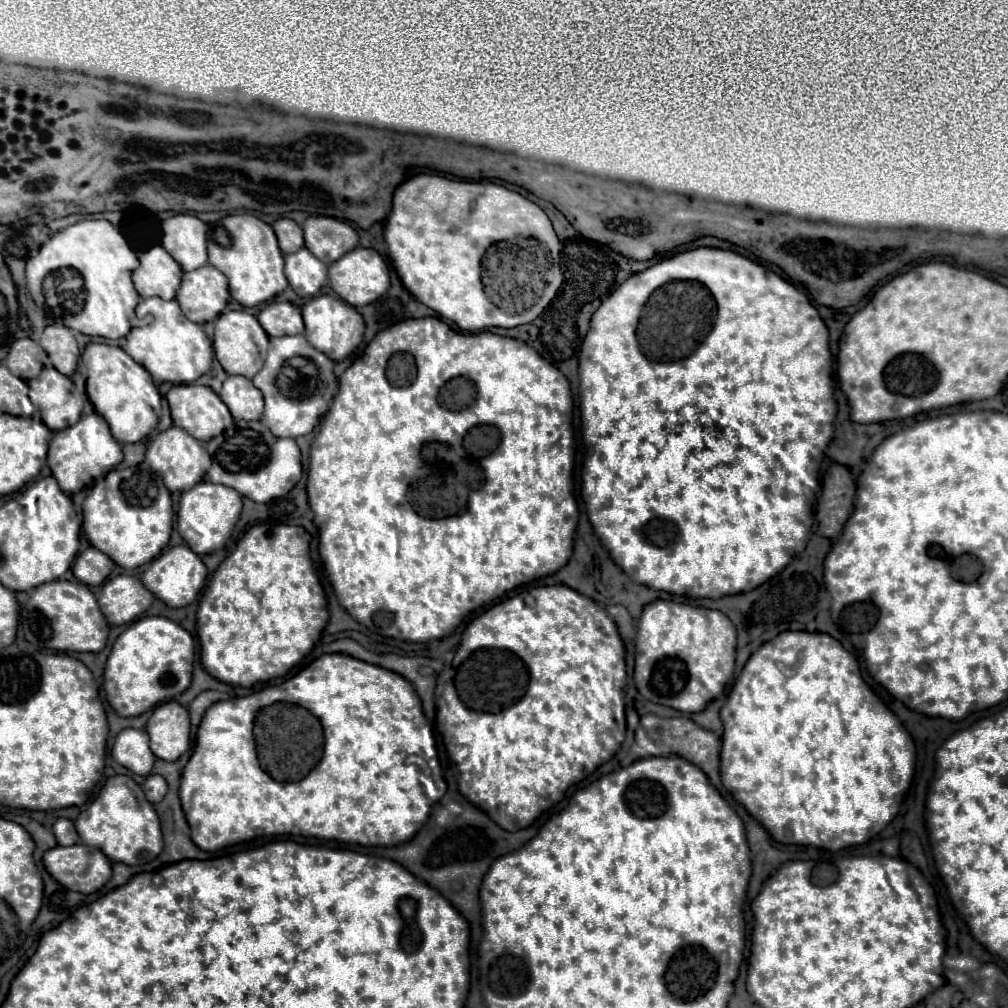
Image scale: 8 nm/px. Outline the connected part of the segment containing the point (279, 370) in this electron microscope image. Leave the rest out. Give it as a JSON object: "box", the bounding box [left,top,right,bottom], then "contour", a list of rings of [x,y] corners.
{"box":[252,335,336,437],"contour":[[[304,335],[270,339],[270,351],[264,367],[254,375],[252,381],[262,391],[266,403],[260,421],[274,433],[274,437],[308,435],[328,411],[336,393],[334,361],[308,345]]]}

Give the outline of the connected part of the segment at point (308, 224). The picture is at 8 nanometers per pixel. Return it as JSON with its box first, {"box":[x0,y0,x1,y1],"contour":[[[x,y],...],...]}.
{"box":[302,217,358,265],"contour":[[[308,217],[302,227],[306,249],[310,249],[326,265],[358,247],[358,233],[340,219]]]}

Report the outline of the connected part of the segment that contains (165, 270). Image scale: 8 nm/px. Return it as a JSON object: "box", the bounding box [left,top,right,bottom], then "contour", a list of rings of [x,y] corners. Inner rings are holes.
{"box":[134,245,182,299],"contour":[[[154,245],[152,249],[138,255],[140,267],[134,271],[134,287],[140,293],[140,297],[162,297],[162,299],[174,299],[182,269],[180,265],[166,253],[162,245]]]}

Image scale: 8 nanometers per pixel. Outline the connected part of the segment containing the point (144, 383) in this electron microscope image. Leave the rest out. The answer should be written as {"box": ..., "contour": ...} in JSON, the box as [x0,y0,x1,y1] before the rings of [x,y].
{"box":[82,343,162,443],"contour":[[[88,343],[82,355],[88,369],[86,393],[94,409],[106,419],[110,431],[120,443],[136,443],[144,439],[156,425],[162,409],[162,397],[158,387],[152,383],[150,373],[140,367],[120,347],[106,343]]]}

